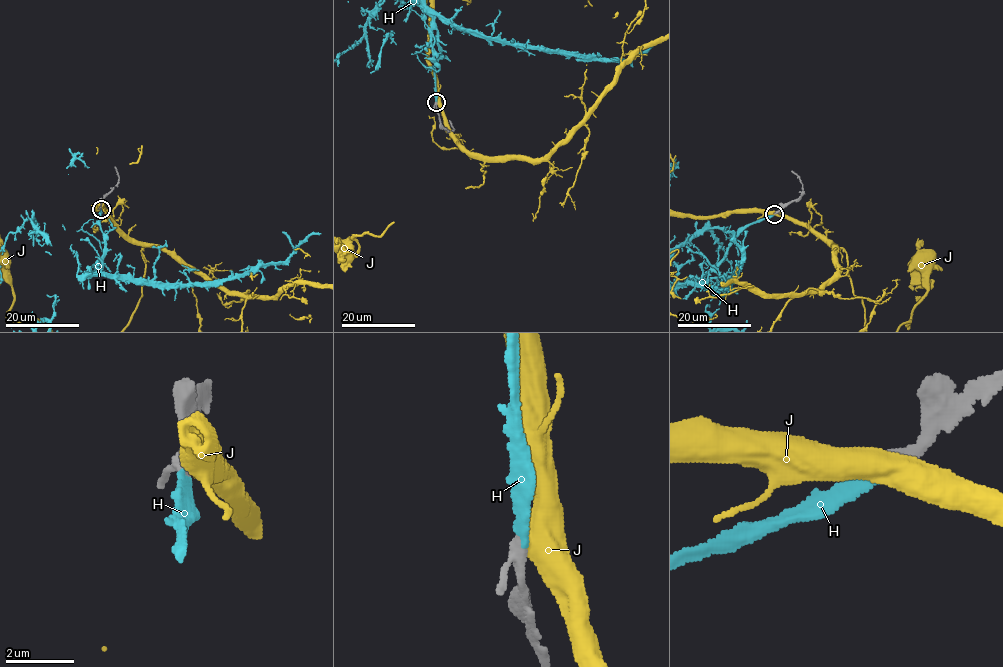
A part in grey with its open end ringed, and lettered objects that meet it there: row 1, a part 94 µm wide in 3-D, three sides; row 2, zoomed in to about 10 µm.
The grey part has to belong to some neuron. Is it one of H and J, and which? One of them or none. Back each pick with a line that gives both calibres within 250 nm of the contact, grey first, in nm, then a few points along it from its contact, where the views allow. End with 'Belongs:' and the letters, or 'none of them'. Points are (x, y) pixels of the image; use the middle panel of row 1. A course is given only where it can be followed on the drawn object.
H: 280 nm thick on the grey side, 280 nm on the other
Belongs: H

